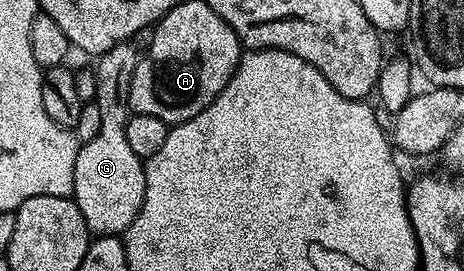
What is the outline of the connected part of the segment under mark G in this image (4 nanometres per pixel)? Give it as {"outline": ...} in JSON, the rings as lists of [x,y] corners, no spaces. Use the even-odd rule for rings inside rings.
{"outline":[[[130,41],[117,44],[113,48],[106,50],[104,54],[98,55],[97,64],[94,63],[93,69],[97,80],[97,92],[93,103],[100,110],[101,126],[97,136],[93,140],[82,143],[77,152],[77,160],[73,164],[73,195],[77,208],[81,208],[81,216],[85,216],[85,224],[92,235],[95,236],[119,236],[133,224],[141,204],[145,200],[145,172],[143,171],[144,159],[129,148],[129,140],[125,140],[123,125],[129,117],[129,88],[133,84],[133,72],[137,68],[141,57],[140,51],[131,47]]]}

